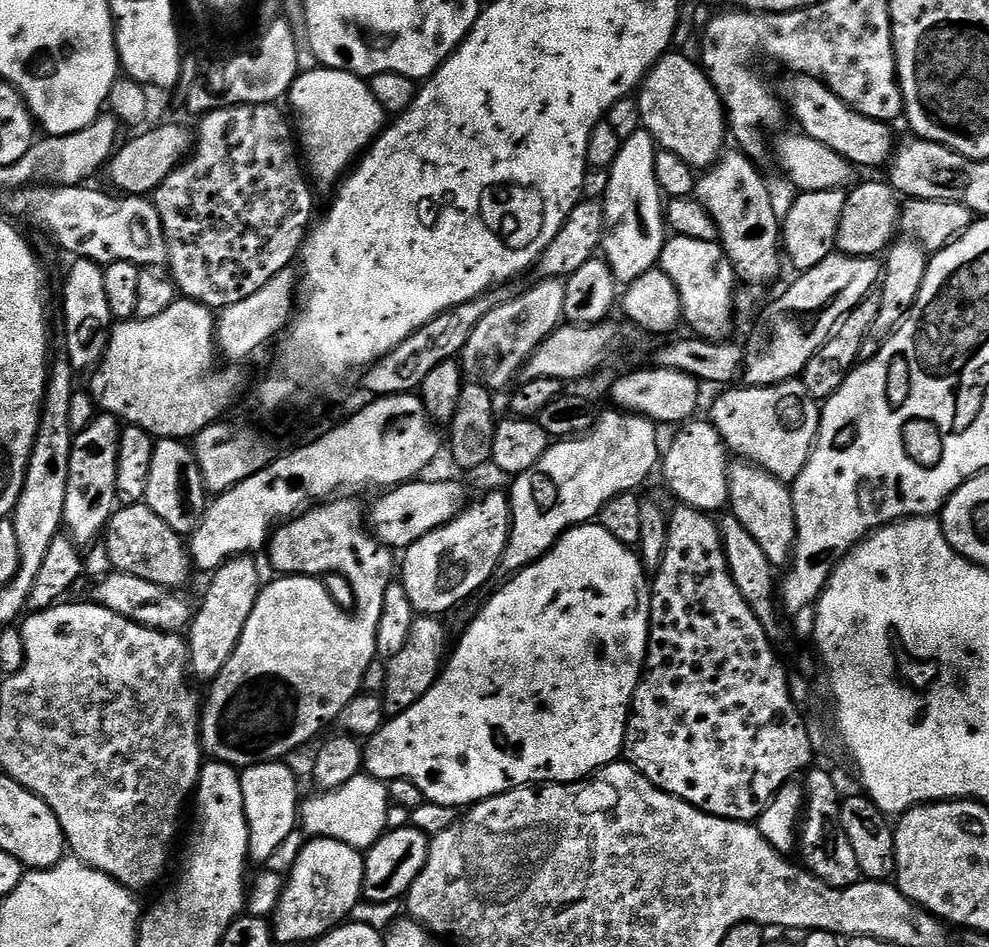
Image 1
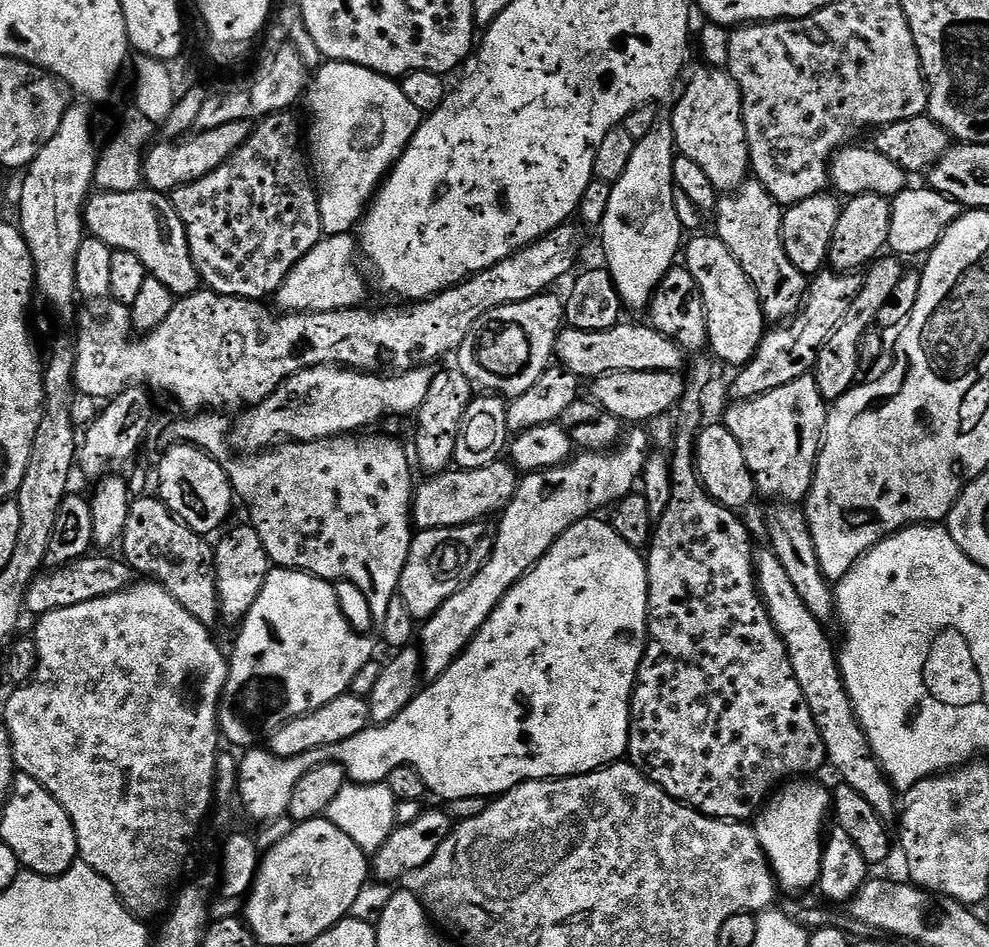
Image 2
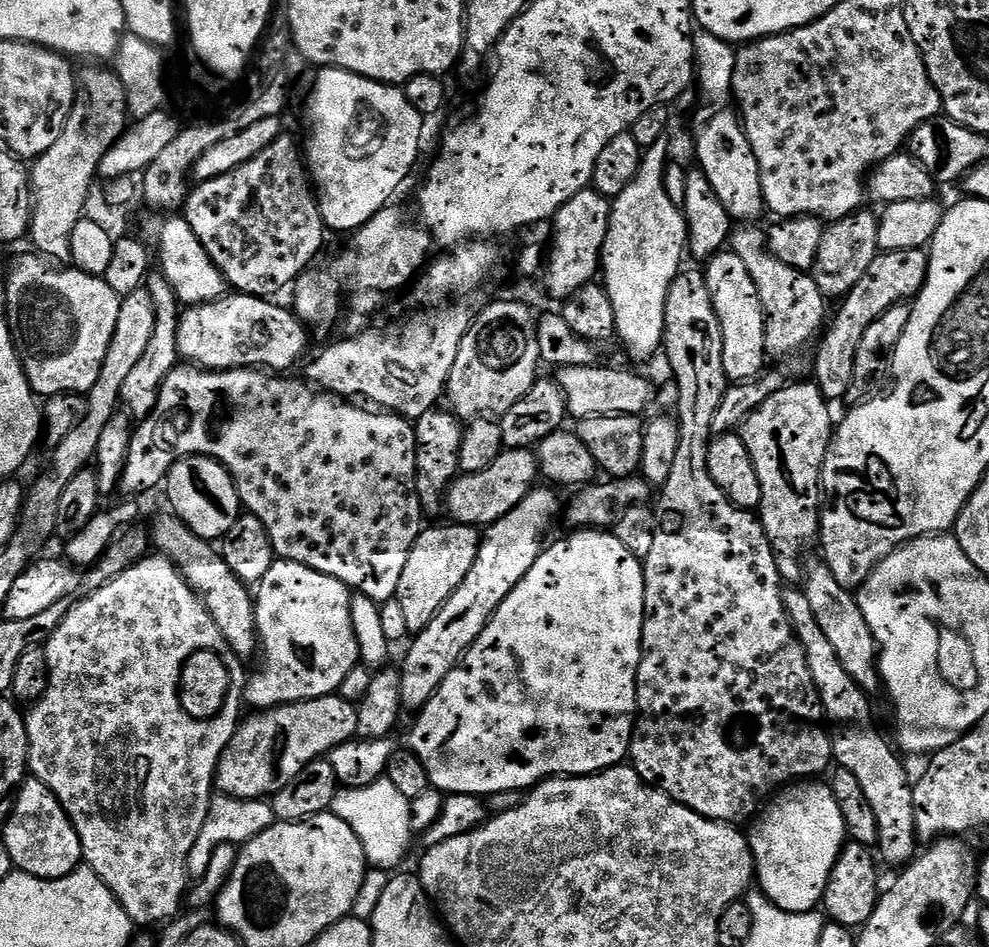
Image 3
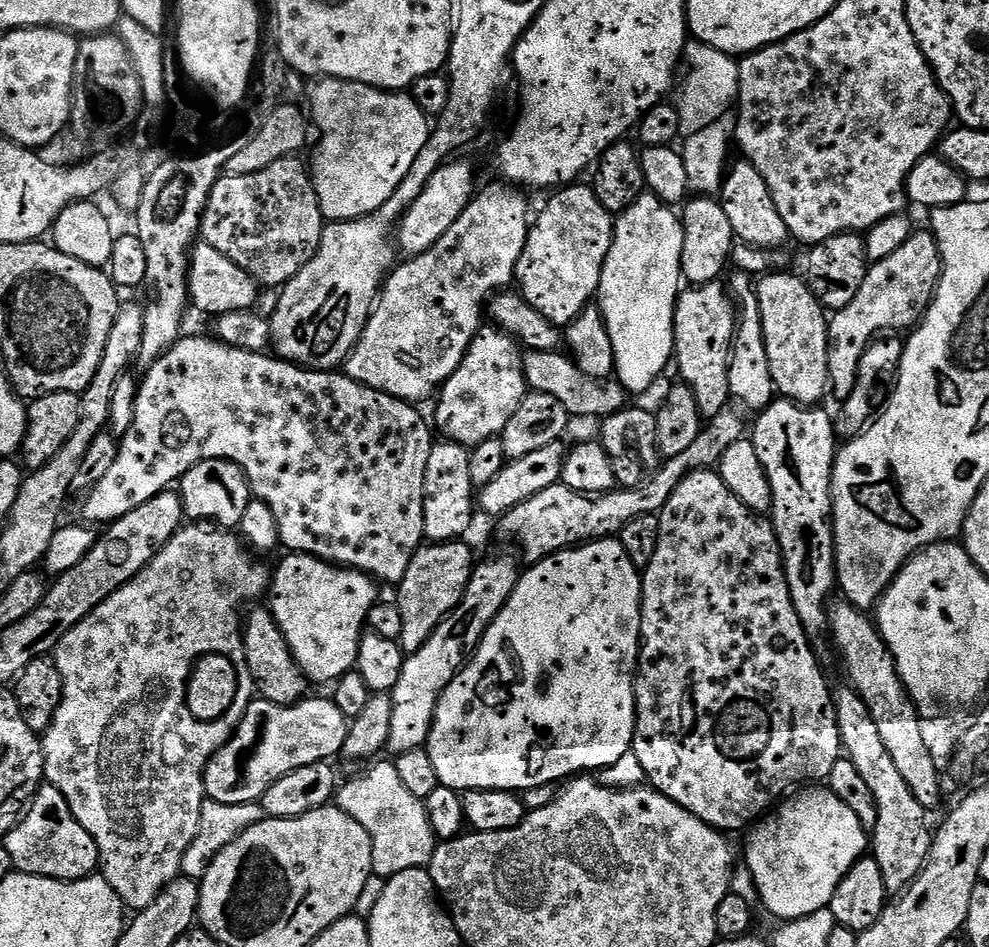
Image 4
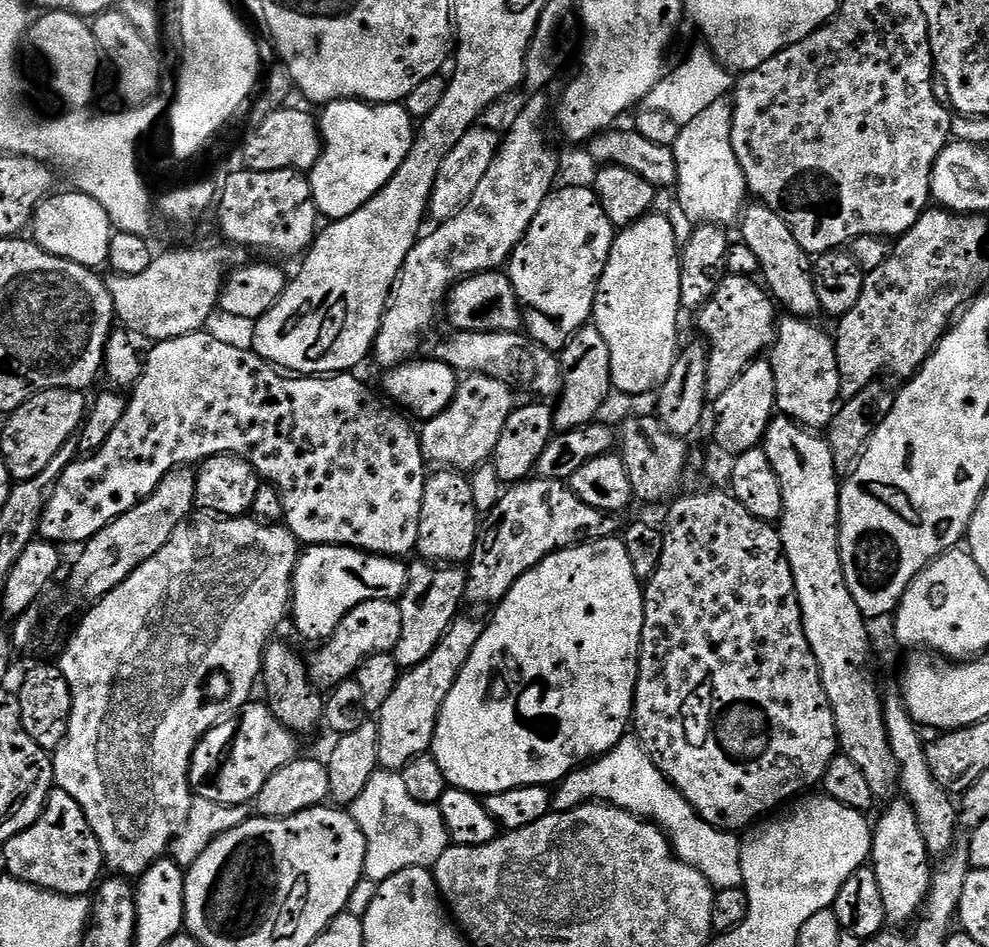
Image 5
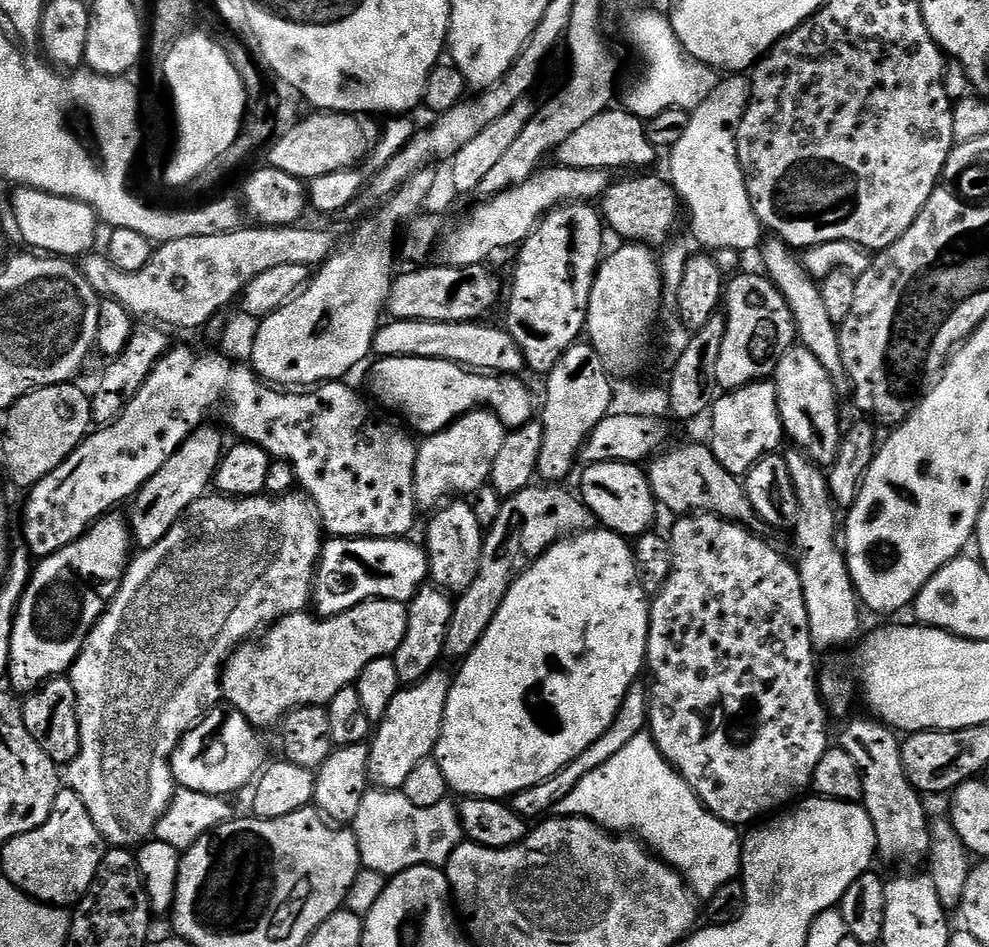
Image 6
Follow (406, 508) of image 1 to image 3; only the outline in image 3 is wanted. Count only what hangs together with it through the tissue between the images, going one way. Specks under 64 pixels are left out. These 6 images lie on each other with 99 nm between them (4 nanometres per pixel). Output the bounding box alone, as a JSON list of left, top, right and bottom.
[446,448,540,526]

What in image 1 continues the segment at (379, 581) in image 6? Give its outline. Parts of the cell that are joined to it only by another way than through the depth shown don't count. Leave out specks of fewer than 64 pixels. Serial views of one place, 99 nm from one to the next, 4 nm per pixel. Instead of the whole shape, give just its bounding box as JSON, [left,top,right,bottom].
[200,575,378,770]

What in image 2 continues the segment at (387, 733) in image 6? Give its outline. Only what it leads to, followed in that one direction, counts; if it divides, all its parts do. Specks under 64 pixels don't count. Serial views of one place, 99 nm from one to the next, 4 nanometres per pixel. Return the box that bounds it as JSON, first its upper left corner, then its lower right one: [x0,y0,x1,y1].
[418,426,650,681]

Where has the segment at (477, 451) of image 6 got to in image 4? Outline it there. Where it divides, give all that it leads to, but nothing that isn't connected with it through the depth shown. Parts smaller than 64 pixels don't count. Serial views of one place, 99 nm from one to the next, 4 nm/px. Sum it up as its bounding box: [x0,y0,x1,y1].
[435,327,529,450]

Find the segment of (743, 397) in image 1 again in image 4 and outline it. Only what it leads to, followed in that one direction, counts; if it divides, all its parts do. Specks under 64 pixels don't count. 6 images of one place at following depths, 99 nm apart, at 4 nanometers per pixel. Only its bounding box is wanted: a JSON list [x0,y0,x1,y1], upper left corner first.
[750,398,838,638]

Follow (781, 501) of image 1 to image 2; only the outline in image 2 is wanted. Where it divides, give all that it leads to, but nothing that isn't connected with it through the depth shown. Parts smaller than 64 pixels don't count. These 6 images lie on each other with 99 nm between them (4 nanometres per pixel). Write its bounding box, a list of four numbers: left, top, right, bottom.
[764,502,836,622]

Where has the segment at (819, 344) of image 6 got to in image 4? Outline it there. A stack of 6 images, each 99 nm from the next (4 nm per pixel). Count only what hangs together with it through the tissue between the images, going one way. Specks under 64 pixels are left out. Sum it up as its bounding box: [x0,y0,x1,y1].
[718,159,789,249]

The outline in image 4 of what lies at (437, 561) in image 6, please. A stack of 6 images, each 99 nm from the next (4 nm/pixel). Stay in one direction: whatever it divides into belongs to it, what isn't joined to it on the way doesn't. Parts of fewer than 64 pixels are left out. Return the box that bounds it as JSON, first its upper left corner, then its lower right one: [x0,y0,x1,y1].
[424,439,478,544]

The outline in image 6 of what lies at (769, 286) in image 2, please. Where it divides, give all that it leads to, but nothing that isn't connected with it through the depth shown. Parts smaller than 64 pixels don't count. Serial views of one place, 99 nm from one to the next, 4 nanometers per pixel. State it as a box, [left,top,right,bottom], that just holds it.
[774,346,842,466]

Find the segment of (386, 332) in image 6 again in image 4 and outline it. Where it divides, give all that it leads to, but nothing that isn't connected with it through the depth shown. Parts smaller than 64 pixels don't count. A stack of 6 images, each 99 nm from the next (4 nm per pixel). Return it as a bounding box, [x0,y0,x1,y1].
[523,351,630,418]

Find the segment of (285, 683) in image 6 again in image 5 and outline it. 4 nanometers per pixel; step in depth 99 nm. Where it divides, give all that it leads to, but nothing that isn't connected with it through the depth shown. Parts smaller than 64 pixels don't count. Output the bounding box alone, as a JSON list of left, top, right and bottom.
[307,600,402,689]

